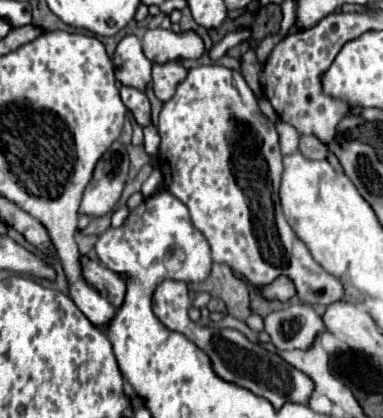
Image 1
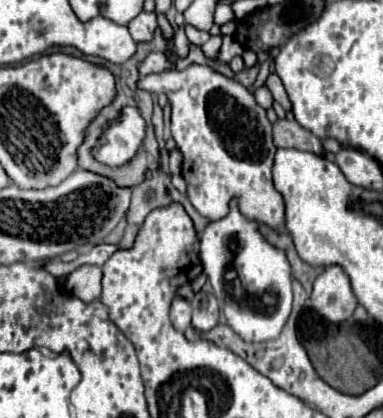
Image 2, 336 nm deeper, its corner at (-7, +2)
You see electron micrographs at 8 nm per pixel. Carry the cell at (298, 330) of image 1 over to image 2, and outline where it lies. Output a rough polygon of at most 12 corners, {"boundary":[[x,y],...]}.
{"boundary":[[259,222],[205,226],[199,260],[235,334],[275,340],[291,266]]}

